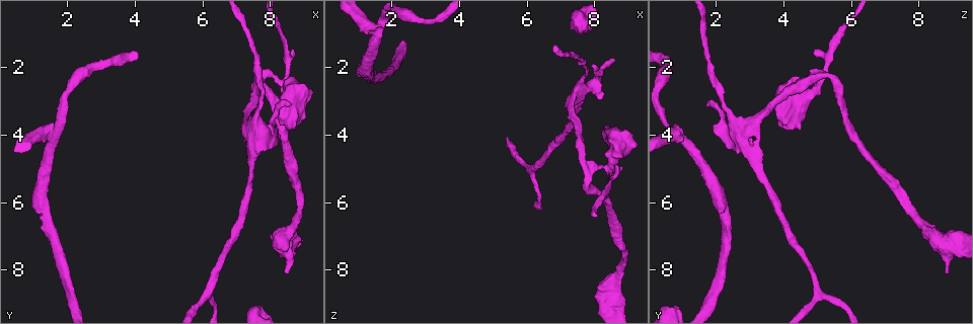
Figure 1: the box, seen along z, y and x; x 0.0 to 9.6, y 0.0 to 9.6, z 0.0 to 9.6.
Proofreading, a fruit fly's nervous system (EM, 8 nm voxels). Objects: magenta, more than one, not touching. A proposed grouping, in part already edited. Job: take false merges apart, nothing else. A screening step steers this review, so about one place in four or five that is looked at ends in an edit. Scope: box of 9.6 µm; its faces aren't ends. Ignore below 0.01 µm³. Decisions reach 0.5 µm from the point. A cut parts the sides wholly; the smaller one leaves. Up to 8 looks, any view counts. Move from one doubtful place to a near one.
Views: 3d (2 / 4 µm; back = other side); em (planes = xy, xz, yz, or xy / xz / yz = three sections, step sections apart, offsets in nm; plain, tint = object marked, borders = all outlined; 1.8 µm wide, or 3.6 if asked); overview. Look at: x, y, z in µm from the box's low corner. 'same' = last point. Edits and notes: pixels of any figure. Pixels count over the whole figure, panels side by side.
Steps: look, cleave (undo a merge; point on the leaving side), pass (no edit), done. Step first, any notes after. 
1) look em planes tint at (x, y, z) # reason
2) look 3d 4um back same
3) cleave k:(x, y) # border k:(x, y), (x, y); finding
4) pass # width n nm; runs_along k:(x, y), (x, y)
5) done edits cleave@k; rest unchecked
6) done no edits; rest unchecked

look em xz step 16 borders at (7.40, 4.00, 2.90) # four or more arms meet

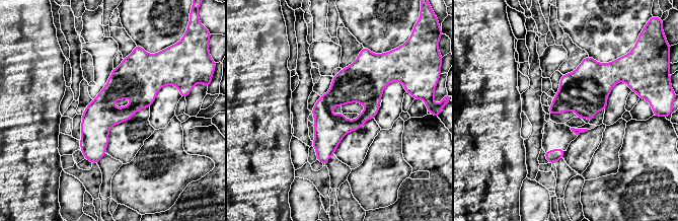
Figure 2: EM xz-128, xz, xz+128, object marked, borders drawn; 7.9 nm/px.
pass # runs_along 2:(363, 55), (325, 106), (323, 160); all the same neuron

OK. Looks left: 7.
look em planes tint at (7.95, 2.20, 4.95) # branch point

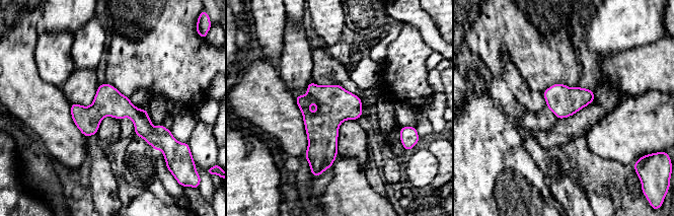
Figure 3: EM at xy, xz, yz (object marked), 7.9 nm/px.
pass # all the same neuron

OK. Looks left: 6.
look em planes plain at (1.50, 4.15, 1.05)

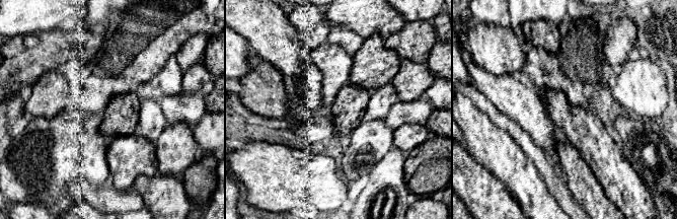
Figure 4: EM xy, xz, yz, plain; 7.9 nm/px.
look em planes borders same

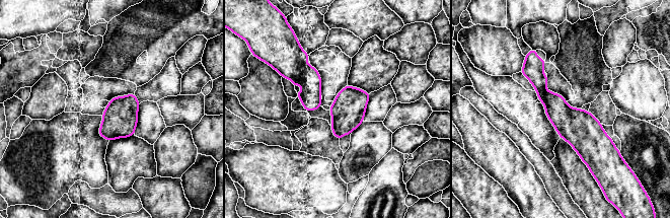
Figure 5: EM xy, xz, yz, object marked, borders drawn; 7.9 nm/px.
cleave 5:(532, 69) # border 5:(545, 88), (536, 91); two neurons meet here

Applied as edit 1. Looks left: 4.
done edits cleave@5; rest unchecked

